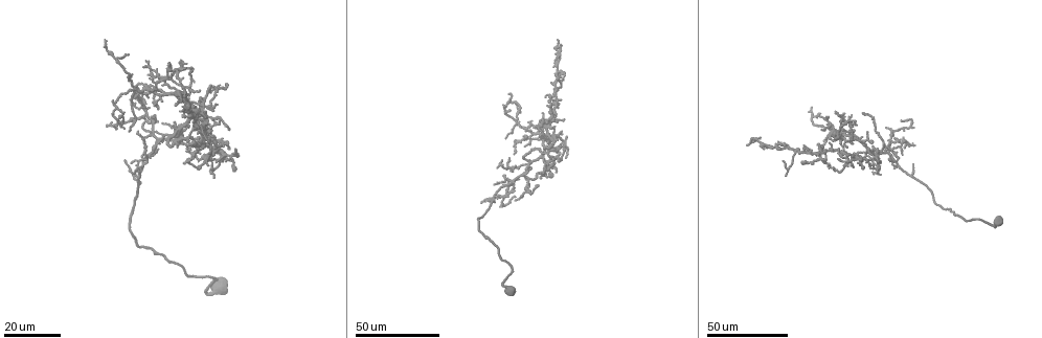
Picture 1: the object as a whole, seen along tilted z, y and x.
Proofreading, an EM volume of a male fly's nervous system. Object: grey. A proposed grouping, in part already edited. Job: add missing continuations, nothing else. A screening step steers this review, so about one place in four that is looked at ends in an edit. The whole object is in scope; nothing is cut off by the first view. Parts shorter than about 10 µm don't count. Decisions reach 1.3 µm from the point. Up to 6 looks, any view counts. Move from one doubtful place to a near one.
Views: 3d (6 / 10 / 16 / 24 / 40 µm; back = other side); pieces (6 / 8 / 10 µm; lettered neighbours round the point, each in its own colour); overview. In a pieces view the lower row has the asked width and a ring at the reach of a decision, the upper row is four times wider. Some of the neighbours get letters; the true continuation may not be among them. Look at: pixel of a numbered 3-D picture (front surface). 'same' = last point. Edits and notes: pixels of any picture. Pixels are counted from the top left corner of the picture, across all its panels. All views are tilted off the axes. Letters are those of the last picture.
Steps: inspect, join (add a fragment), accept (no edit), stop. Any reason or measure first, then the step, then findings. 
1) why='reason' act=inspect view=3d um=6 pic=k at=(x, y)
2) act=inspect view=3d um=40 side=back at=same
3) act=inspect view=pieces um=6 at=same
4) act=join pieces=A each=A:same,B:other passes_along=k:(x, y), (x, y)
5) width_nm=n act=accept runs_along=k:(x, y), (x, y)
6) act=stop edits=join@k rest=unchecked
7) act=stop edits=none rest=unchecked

act=inspect view=3d um=24 pic=1 at=(879, 162)

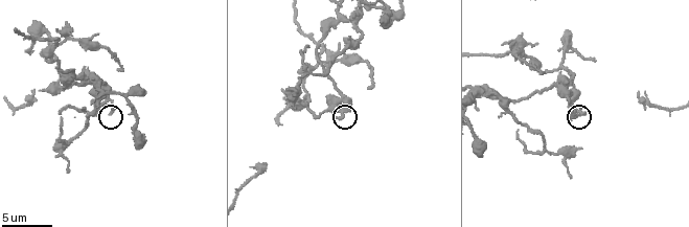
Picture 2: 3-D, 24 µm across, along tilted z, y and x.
act=inspect view=pieces um=8 pic=2 at=(336, 116)

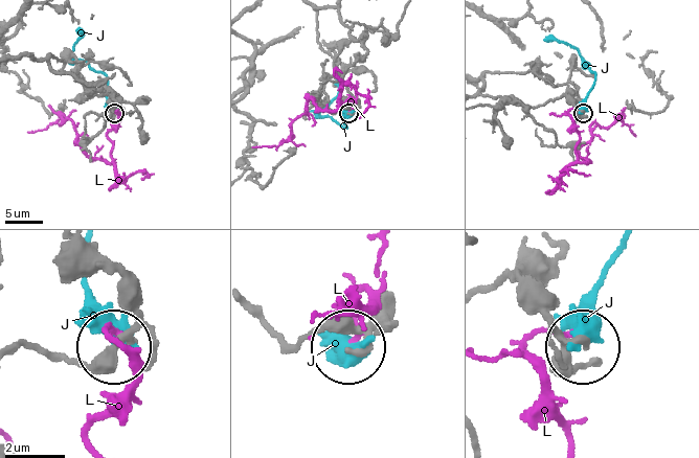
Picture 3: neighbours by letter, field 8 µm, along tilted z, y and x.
act=accept each=J:other,L:other runs_along=3:(483, 291), (508, 279), (581, 347) found='no lettered fragment goes on from it'

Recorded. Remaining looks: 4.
why='an open end' act=inspect view=3d um=24 pic=1 at=(781, 162)

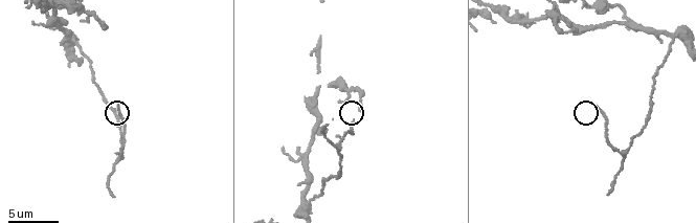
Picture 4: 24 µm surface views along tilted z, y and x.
act=inspect view=pieces um=10 pic=4 at=(354, 121)

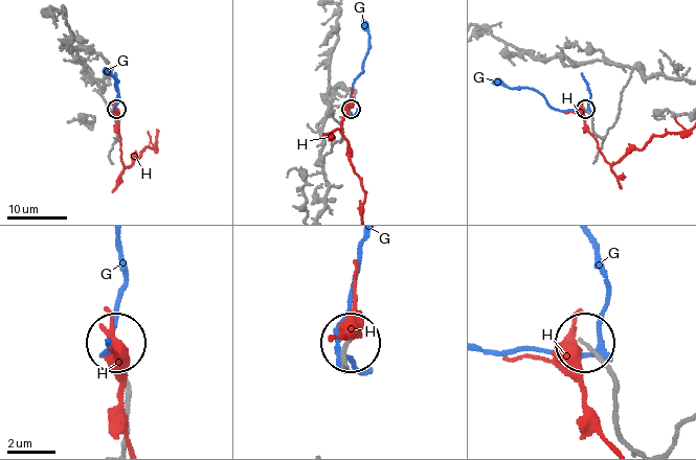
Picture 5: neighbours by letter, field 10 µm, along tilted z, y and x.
act=accept each=G:other,H:other runs_along=5:(630, 442), (618, 423), (615, 376), (585, 344) found='none of them fits'

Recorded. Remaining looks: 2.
why='branch stops here' act=inspect view=3d um=6 pic=4 at=(33, 21)

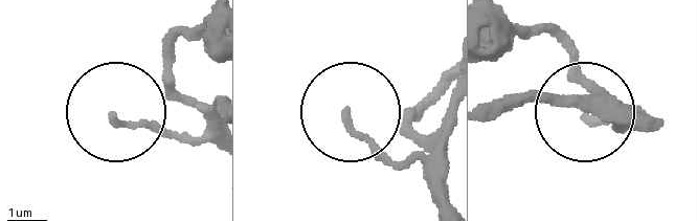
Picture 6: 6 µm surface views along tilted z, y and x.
why='see the neighbours' act=inspect view=pieces um=8 pic=6 at=(347, 112)

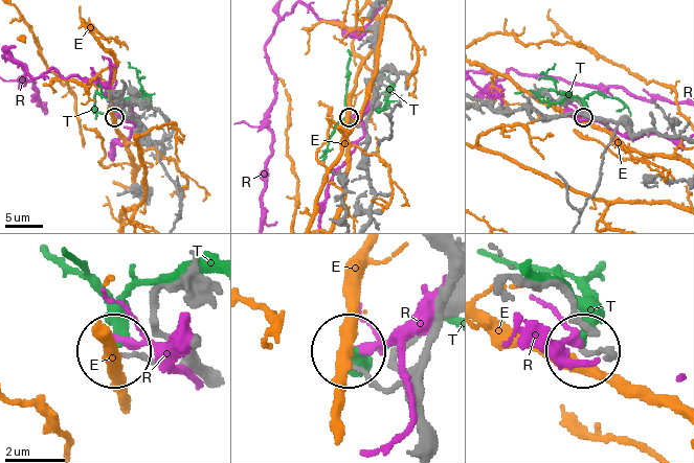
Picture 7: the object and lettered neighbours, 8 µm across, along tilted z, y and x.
act=accept each=E:other,R:other,T:other runs_along=7:(421, 439), (409, 404), (374, 384), (349, 350) found='no lettered fragment goes on from it'

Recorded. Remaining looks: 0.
act=stop edits=none rest=unchecked

